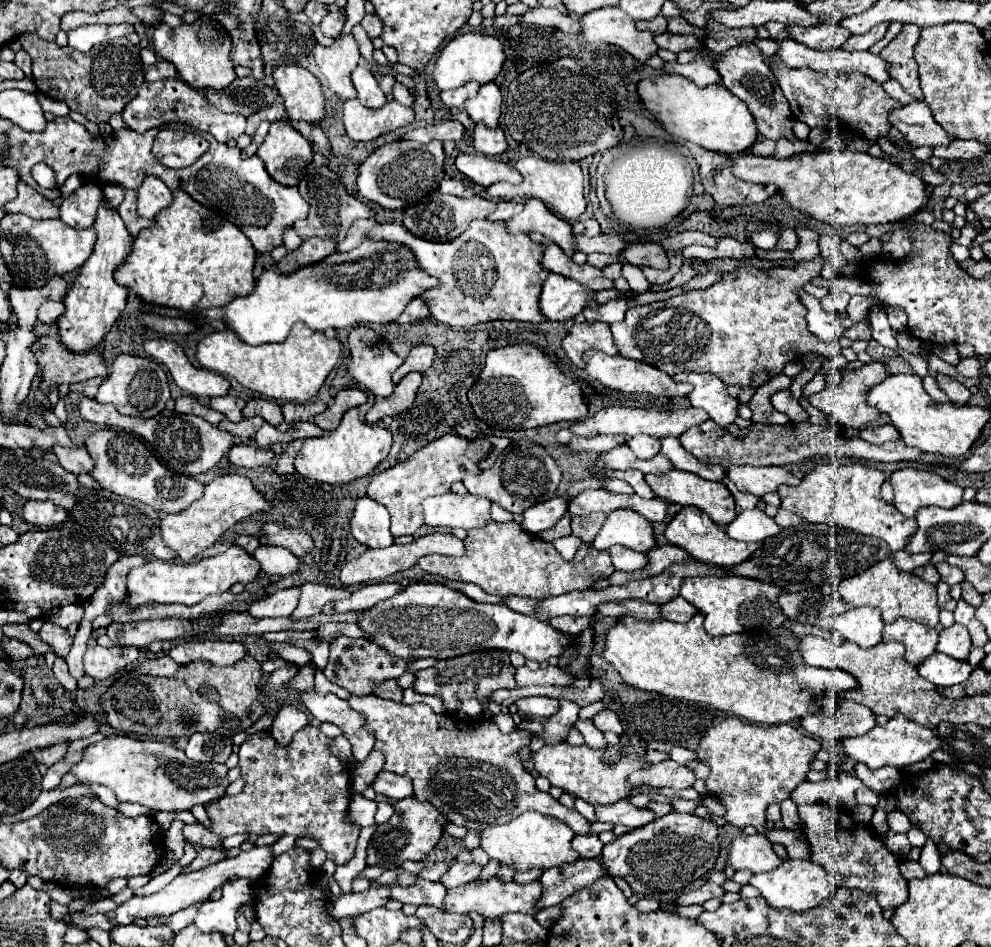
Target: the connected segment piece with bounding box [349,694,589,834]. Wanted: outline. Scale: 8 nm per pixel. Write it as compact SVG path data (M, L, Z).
M375 694L351 696L349 706L365 718L367 732L375 736L373 750L383 754L385 758L383 770L411 778L415 788L415 798L423 802L431 802L439 812L443 812L443 816L447 816L449 822L473 830L483 830L489 824L509 822L527 810L535 810L545 816L557 818L559 822L567 824L575 834L589 834L589 822L577 810L569 810L563 804L559 804L559 800L555 800L549 792L537 790L535 778L523 768L523 764L515 756L519 748L529 744L527 730L515 730L511 734L503 734L499 732L497 724L489 718L483 718L481 722L461 720L453 714L435 714L427 704L407 706L401 702L377 698Z

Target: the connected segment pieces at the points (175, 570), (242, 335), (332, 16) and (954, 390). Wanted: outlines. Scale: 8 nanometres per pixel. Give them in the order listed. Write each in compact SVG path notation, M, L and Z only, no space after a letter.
M231 546L227 552L203 558L203 560L193 560L189 564L183 562L165 562L165 560L151 560L139 568L133 568L127 574L127 594L129 594L129 604L131 606L141 606L141 604L169 604L169 602L179 602L193 606L201 602L207 594L219 594L229 590L235 582L249 584L257 578L259 574L259 562L247 554L239 546Z
M365 240L357 248L341 254L333 252L325 260L307 264L297 268L291 274L279 274L273 270L267 270L259 276L255 290L247 296L235 296L229 304L223 306L223 322L229 330L237 334L239 340L251 346L267 344L267 342L283 342L287 340L293 324L303 322L315 332L325 332L327 328L349 328L349 326L359 326L359 324L387 324L397 320L397 316L403 314L405 306L415 298L421 296L427 288L433 288L437 278L421 272L411 256L411 252L399 244L389 244L389 242L375 242L375 240Z
M329 12L325 18L323 18L323 22L319 24L319 28L321 28L321 32L323 32L323 36L329 36L329 38L337 38L339 36L339 32L341 32L341 28L343 28L343 18L337 14L337 12Z
M937 374L937 376L935 376L935 380L937 380L937 386L939 386L947 396L949 396L949 400L951 400L951 402L967 404L967 400L969 400L971 392L969 392L961 382L957 382L955 378L945 376L945 374Z

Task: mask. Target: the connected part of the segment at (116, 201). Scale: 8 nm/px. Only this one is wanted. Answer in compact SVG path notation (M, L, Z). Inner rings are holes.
M109 184L109 186L105 186L105 188L103 188L103 196L105 196L105 202L109 204L109 208L117 210L117 208L119 208L119 204L123 202L123 188Z

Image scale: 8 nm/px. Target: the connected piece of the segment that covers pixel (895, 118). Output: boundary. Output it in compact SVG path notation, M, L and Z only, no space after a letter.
M911 102L901 106L899 112L891 112L891 124L915 146L947 146L953 138L935 122L925 102Z

